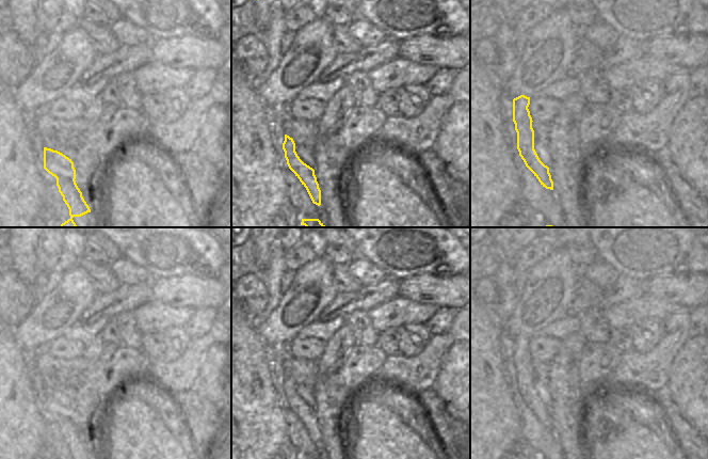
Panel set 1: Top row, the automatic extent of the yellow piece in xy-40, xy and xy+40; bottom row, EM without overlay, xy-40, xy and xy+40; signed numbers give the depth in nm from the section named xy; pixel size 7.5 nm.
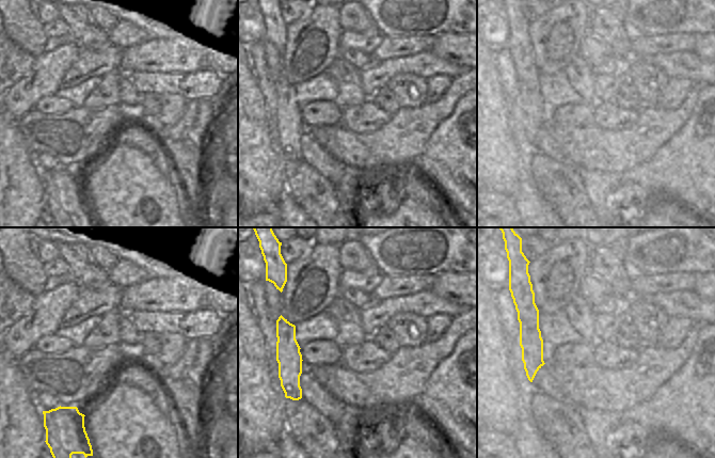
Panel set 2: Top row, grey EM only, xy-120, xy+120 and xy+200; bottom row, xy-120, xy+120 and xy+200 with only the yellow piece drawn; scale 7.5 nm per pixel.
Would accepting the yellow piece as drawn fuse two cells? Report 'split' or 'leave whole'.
split

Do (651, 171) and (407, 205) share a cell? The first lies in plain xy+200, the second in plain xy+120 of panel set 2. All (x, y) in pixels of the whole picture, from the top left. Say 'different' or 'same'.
different

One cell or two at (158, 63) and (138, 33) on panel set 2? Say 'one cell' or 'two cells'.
two cells

